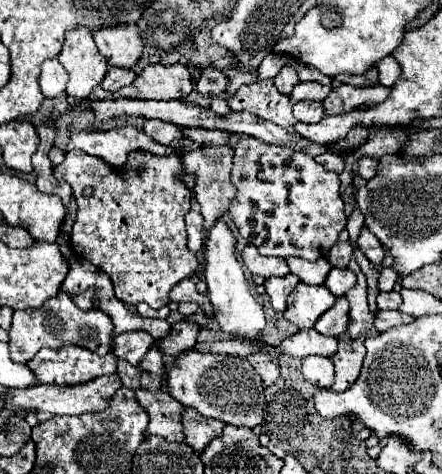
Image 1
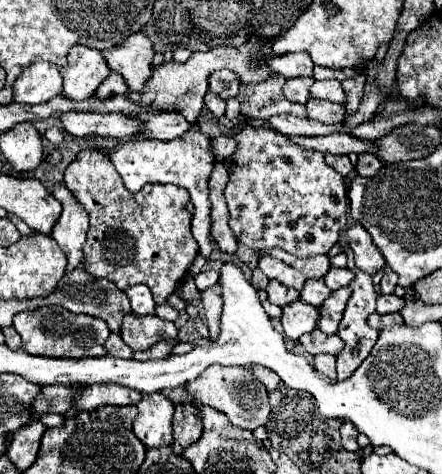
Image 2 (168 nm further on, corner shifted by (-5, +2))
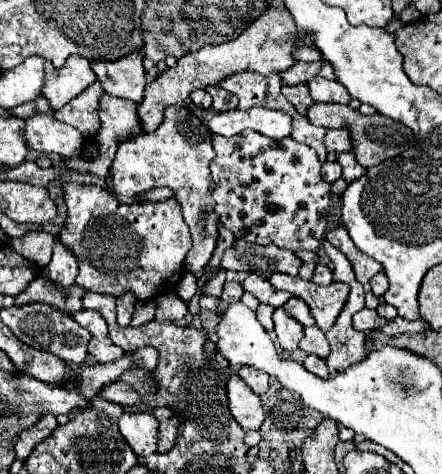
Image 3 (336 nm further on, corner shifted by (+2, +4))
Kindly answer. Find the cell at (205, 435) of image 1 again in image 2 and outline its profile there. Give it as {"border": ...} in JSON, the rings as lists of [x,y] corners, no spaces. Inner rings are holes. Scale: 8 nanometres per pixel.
{"border":[[[191,403],[175,405],[173,413],[173,445],[171,449],[181,455],[191,443],[195,443],[201,435],[201,419],[197,415],[197,409]]]}

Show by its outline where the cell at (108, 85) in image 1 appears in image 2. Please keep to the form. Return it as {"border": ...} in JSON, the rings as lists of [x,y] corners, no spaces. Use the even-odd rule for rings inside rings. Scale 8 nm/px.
{"border":[[[109,73],[109,77],[97,87],[95,97],[97,97],[97,99],[107,99],[107,97],[111,97],[111,95],[125,95],[125,93],[127,93],[127,85],[125,85],[125,81],[121,79],[121,75]]]}

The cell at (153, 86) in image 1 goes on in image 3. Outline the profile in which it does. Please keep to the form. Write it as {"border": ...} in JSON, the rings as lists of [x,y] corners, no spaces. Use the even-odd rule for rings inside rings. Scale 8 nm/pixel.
{"border":[[[270,7],[266,9],[240,37],[234,41],[222,43],[222,45],[204,45],[196,53],[188,53],[178,59],[174,67],[168,67],[162,71],[152,83],[146,85],[144,99],[138,105],[140,111],[140,121],[144,125],[144,131],[150,133],[160,127],[164,121],[164,111],[172,105],[176,107],[186,107],[190,101],[190,93],[194,89],[206,89],[208,85],[218,85],[226,77],[242,71],[256,71],[260,75],[270,75],[270,73],[280,73],[292,67],[292,35],[296,35],[296,23],[292,21],[292,15],[288,9],[280,7]]]}

